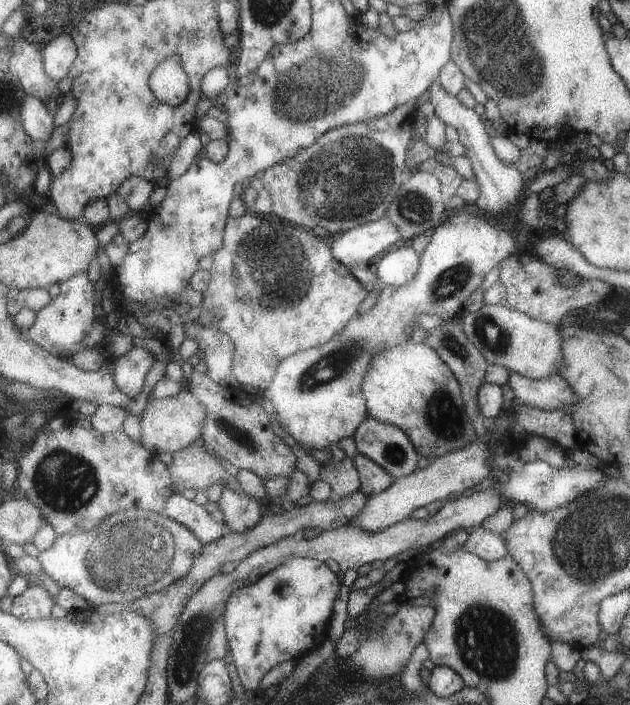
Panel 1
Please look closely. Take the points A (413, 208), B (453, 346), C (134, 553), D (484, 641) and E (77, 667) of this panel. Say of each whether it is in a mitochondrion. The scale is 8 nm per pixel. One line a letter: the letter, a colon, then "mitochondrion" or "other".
A: mitochondrion
B: mitochondrion
C: mitochondrion
D: mitochondrion
E: other

